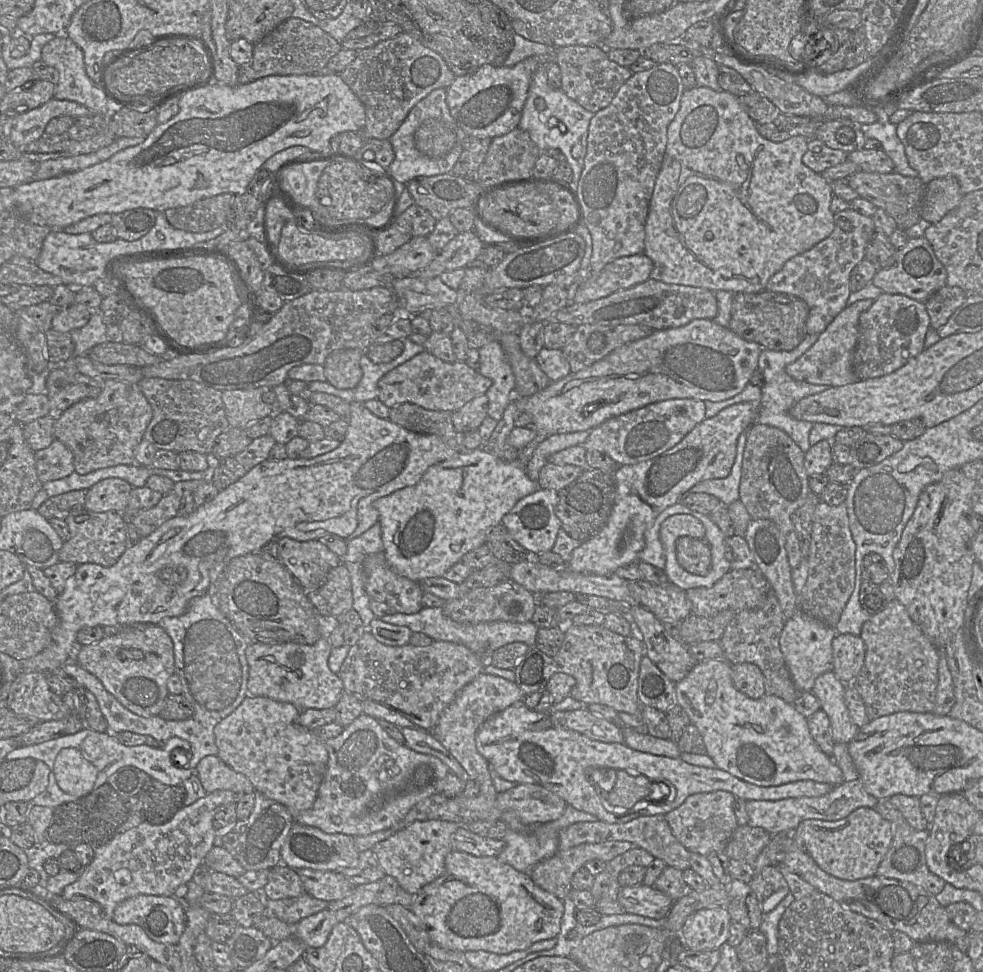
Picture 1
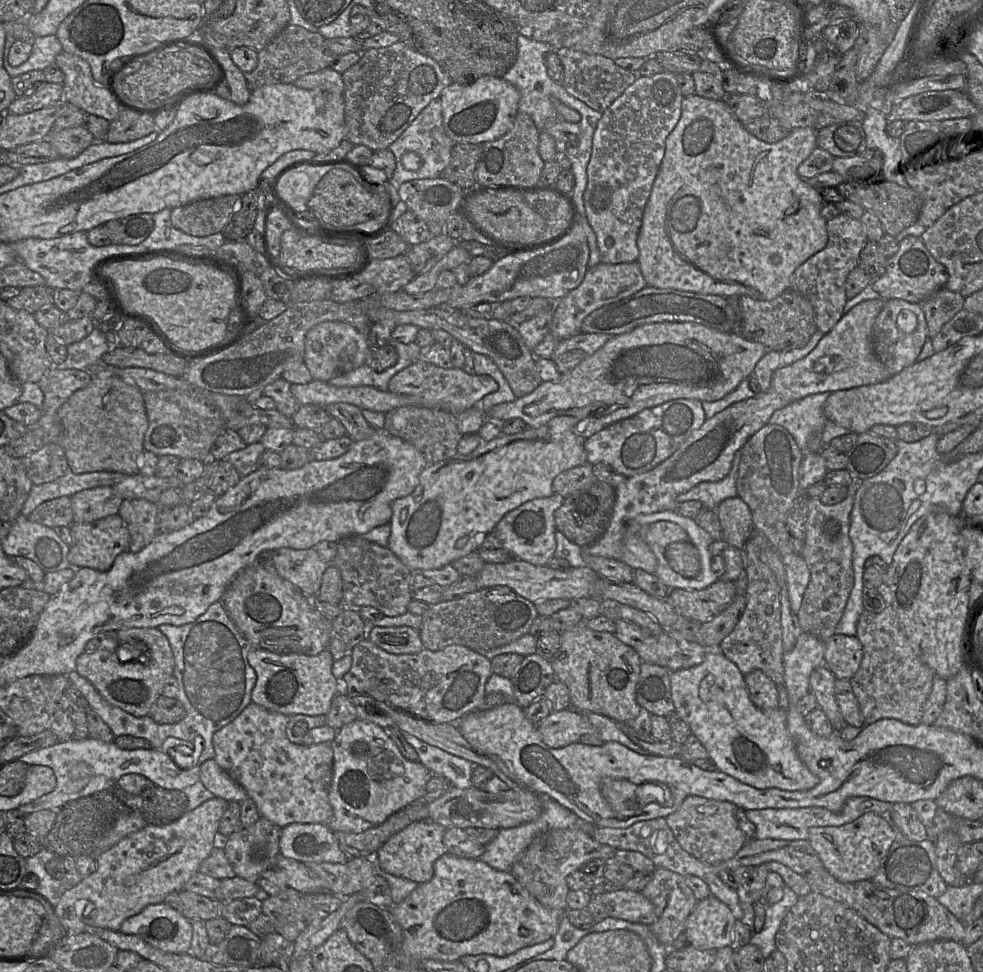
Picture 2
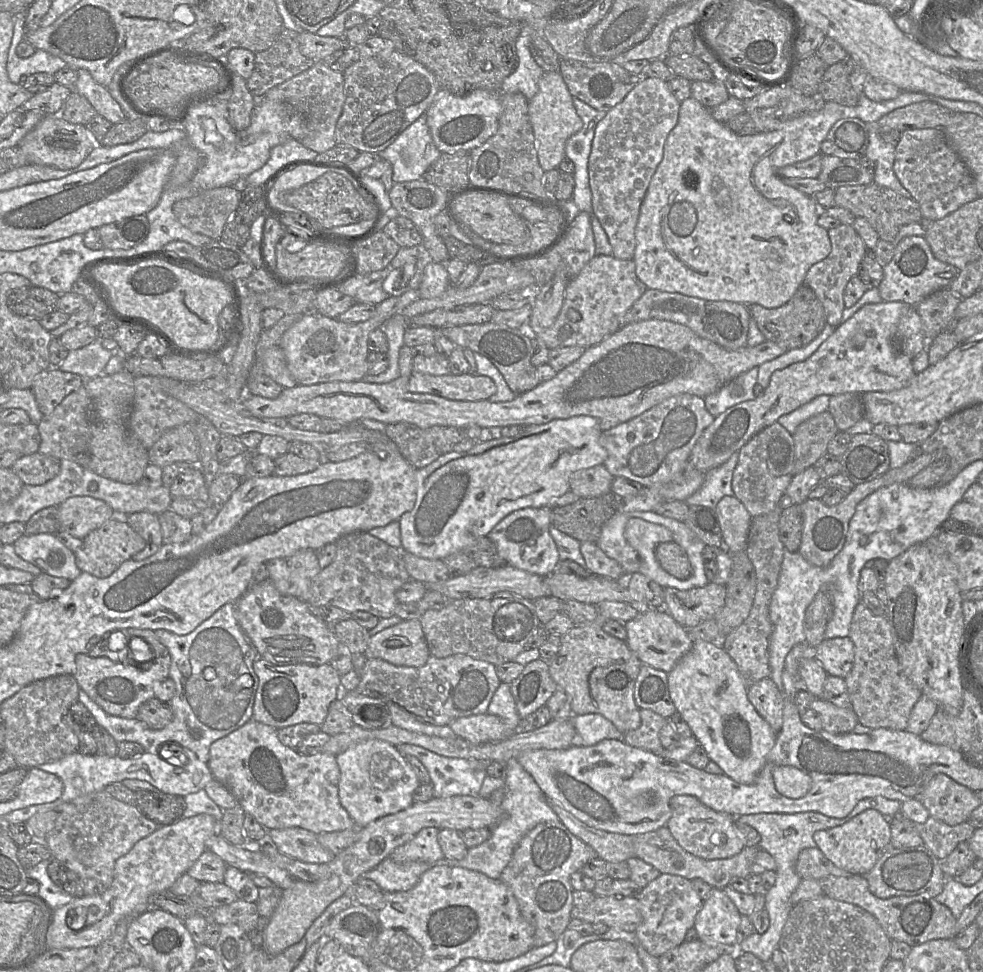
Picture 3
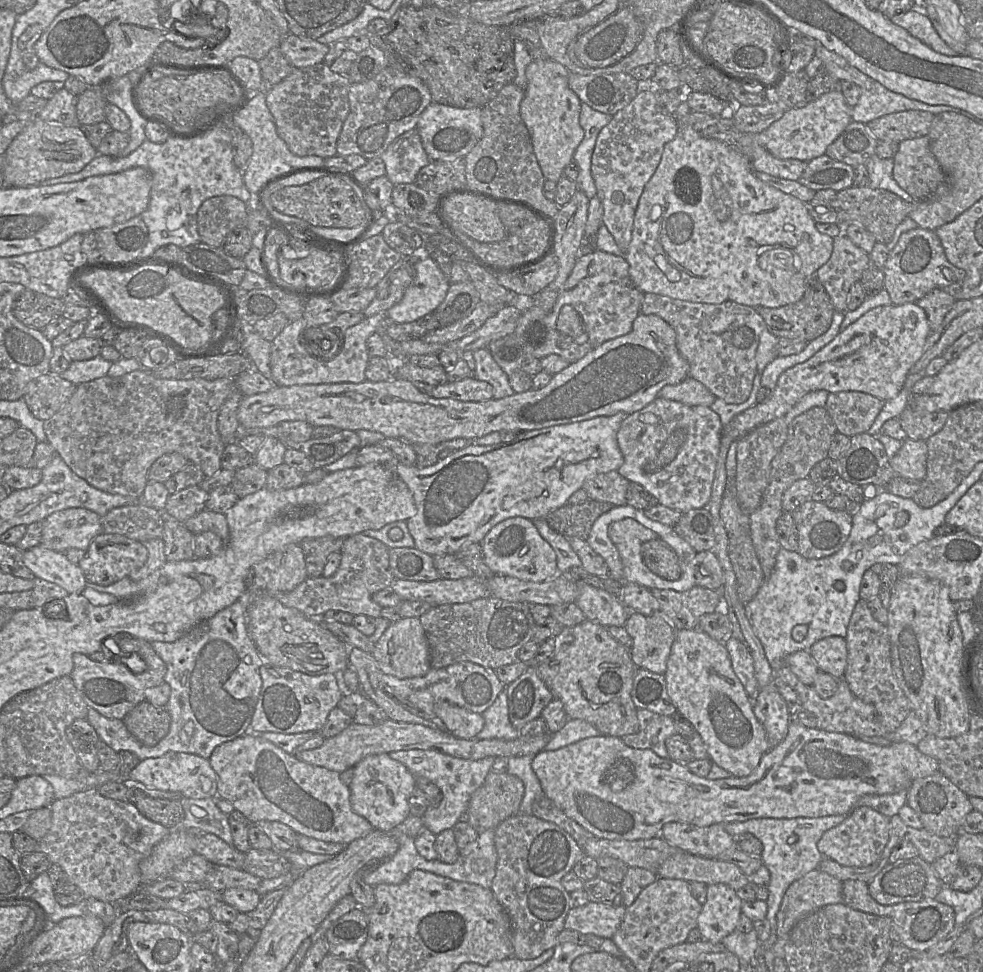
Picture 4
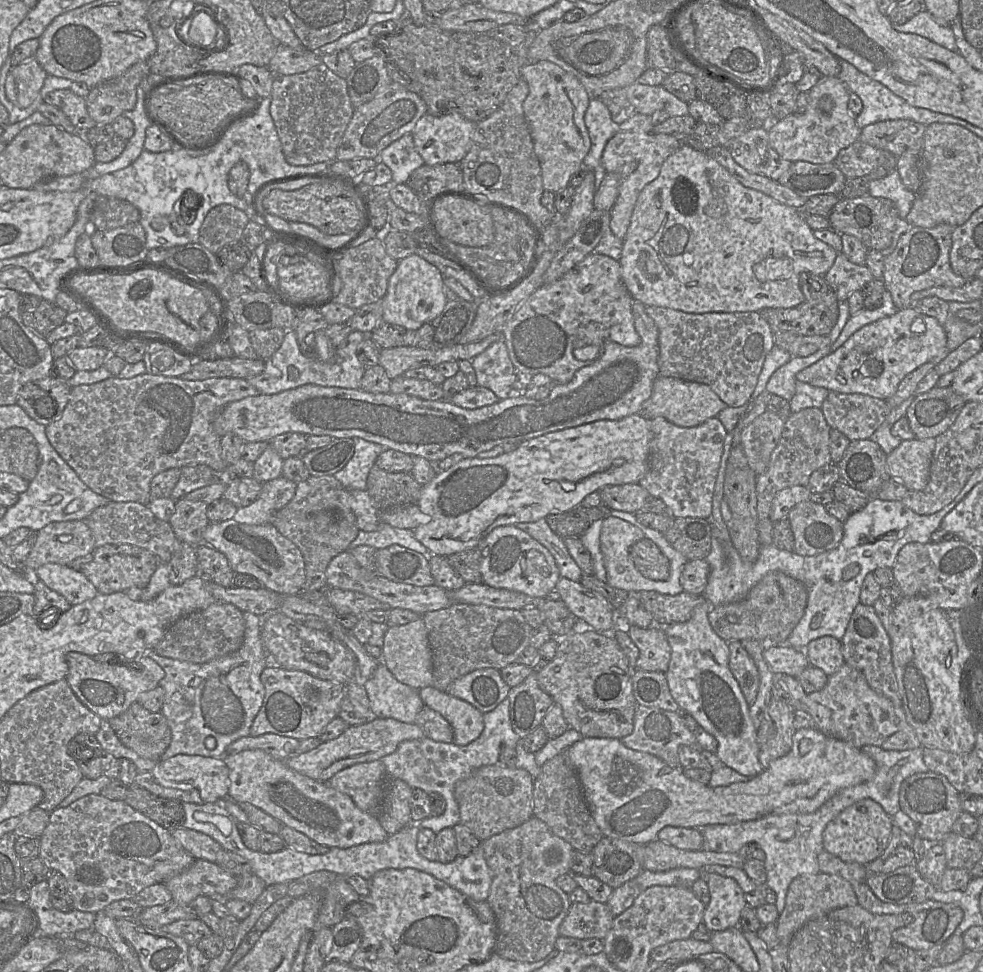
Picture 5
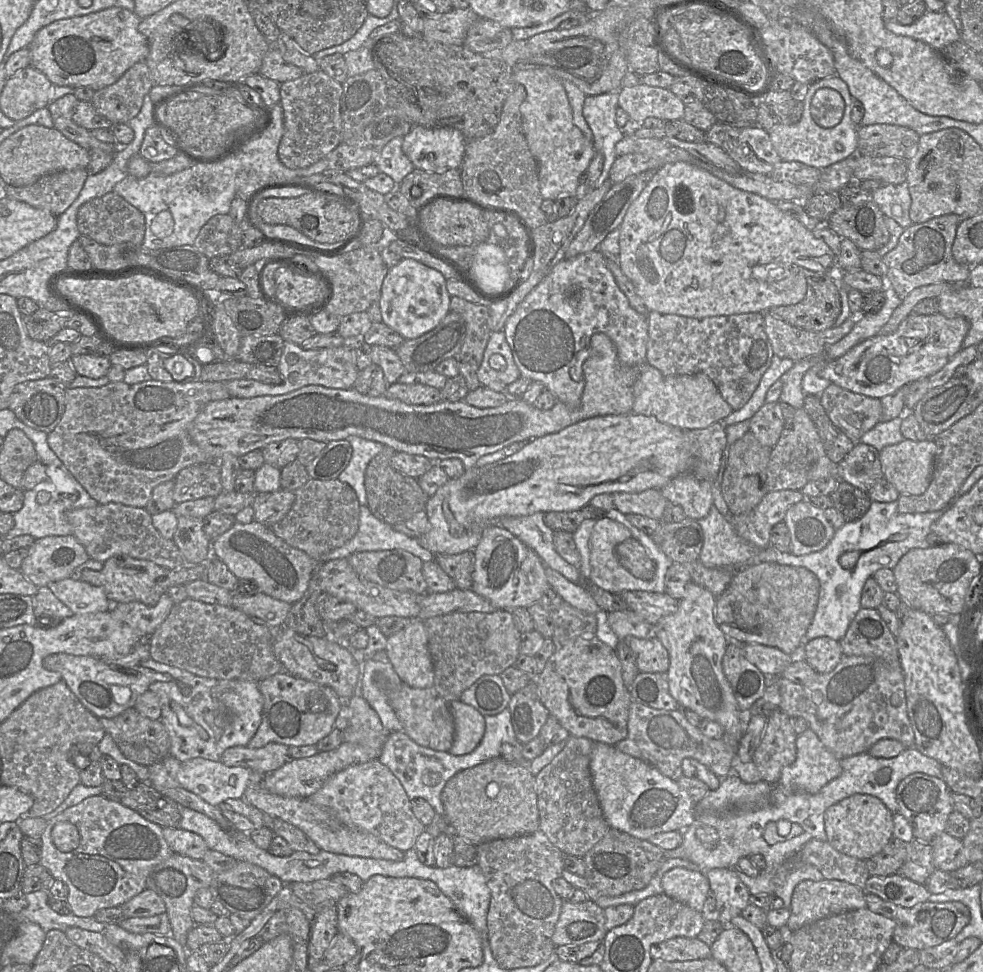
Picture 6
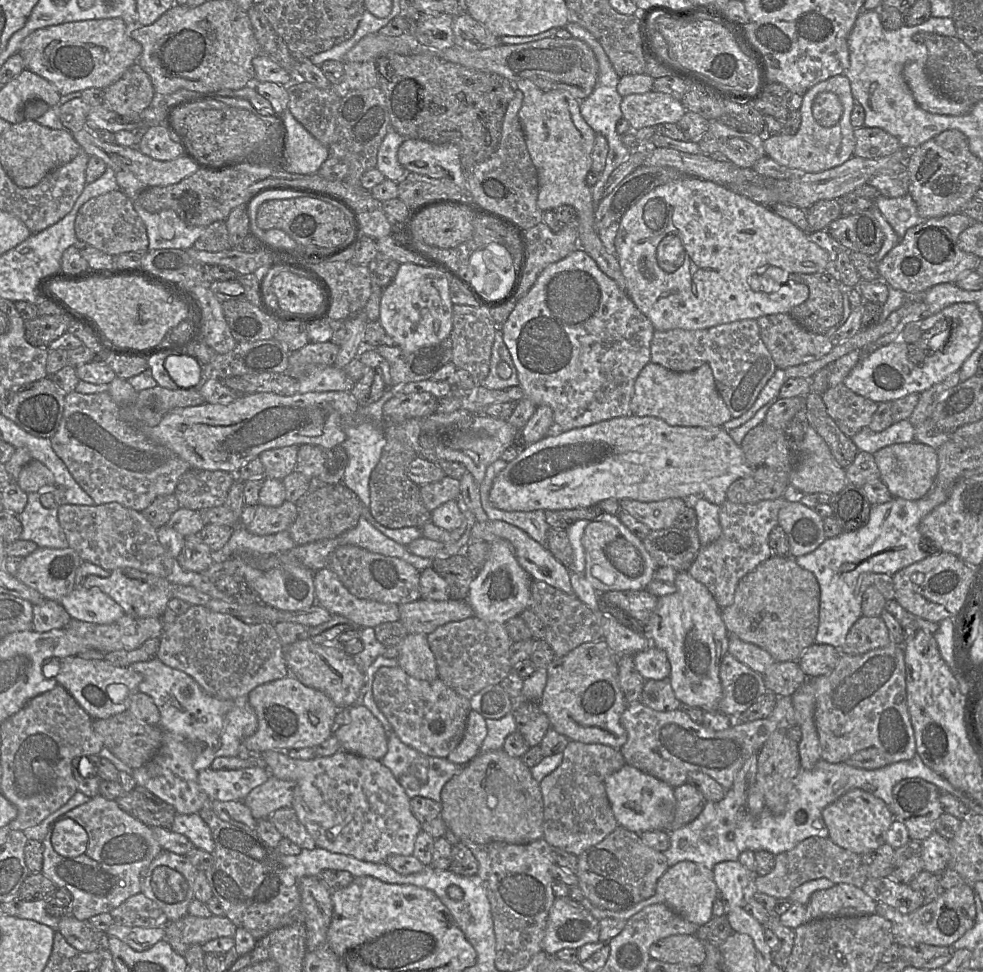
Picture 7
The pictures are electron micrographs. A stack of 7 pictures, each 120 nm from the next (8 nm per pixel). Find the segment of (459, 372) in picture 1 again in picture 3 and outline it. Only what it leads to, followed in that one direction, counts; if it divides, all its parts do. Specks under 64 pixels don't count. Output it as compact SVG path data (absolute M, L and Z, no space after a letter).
M414 372L408 381L412 393L427 393L450 400L487 400L497 391L495 382L488 376L478 374L441 375Z

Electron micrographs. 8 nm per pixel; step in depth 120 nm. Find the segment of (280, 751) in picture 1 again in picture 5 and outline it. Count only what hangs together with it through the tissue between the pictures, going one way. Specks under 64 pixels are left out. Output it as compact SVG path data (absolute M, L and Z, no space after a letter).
M245 750L225 754L222 758L229 769L228 797L256 806L318 844L329 848L349 848L383 842L389 836L377 815L358 808L350 796L334 789L328 782L316 781L292 770L286 761L276 760L263 750Z

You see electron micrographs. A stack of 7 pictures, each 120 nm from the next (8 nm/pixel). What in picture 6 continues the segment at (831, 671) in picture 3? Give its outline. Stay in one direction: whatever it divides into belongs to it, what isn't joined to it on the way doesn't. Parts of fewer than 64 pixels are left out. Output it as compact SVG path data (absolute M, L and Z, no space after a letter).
M822 636L804 643L799 655L816 673L831 672L840 662L843 653L839 641Z

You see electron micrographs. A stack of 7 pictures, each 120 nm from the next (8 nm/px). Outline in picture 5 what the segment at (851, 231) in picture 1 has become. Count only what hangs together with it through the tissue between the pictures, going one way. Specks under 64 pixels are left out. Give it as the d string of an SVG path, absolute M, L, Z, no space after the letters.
M838 252L832 267L825 273L825 279L833 288L838 301L848 302L850 294L861 291L874 276L866 265L854 264L842 252Z

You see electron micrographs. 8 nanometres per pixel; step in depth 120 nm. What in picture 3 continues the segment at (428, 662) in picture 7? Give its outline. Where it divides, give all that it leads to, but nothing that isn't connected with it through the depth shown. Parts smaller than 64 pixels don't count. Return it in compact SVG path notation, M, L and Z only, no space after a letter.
M420 619L402 620L370 636L364 655L395 666L423 666L429 658L429 649Z

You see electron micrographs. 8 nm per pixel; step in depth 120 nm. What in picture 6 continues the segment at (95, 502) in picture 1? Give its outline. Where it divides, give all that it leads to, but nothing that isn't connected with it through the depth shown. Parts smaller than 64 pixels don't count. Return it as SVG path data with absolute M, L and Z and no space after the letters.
M47 536L28 548L20 571L35 586L48 586L71 577L75 568L89 559L83 545L73 536Z

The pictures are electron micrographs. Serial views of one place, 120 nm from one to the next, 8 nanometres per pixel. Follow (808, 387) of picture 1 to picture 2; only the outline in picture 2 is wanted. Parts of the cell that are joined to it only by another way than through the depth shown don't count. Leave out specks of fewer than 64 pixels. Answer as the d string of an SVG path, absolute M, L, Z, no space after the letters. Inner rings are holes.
M817 330L809 342L801 349L791 351L768 351L756 364L753 374L756 376L761 392L770 388L773 373L807 356L819 343L825 333ZM831 392L808 395L776 410L769 424L783 426L794 438L801 451L806 450L810 438L822 433L827 418L823 406Z

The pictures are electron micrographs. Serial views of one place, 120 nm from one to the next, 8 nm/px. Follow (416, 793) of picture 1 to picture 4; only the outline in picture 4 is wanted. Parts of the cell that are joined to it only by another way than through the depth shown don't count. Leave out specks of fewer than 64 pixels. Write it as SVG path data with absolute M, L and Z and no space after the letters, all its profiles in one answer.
M388 753L369 755L353 767L353 778L348 786L351 808L374 829L391 831L410 815L409 797L415 786L412 773Z

